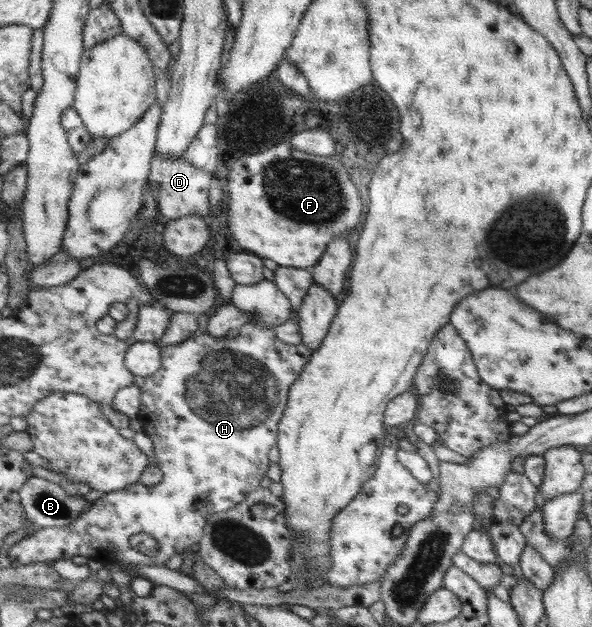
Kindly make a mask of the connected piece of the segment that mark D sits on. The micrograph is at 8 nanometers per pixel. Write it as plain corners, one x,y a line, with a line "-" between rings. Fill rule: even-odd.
154,154
151,161
151,174
148,178
151,188
159,200
159,210
165,221
183,218
189,215
201,215
206,218
210,207
210,190
214,182
213,174
205,169
197,168
191,161
183,158
162,158

